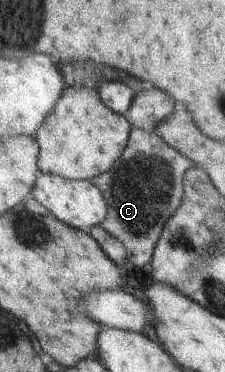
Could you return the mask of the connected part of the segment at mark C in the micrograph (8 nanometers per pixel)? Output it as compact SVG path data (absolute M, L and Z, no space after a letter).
M132 126L129 131L127 146L118 159L118 177L116 177L116 165L114 165L110 169L108 181L106 181L106 173L90 179L102 192L107 205L107 214L101 221L100 226L124 244L128 266L144 267L144 265L151 263L153 249L160 237L162 228L174 215L182 201L184 172L192 167L195 167L195 165L191 159L184 157L173 147L170 147L156 132Z

